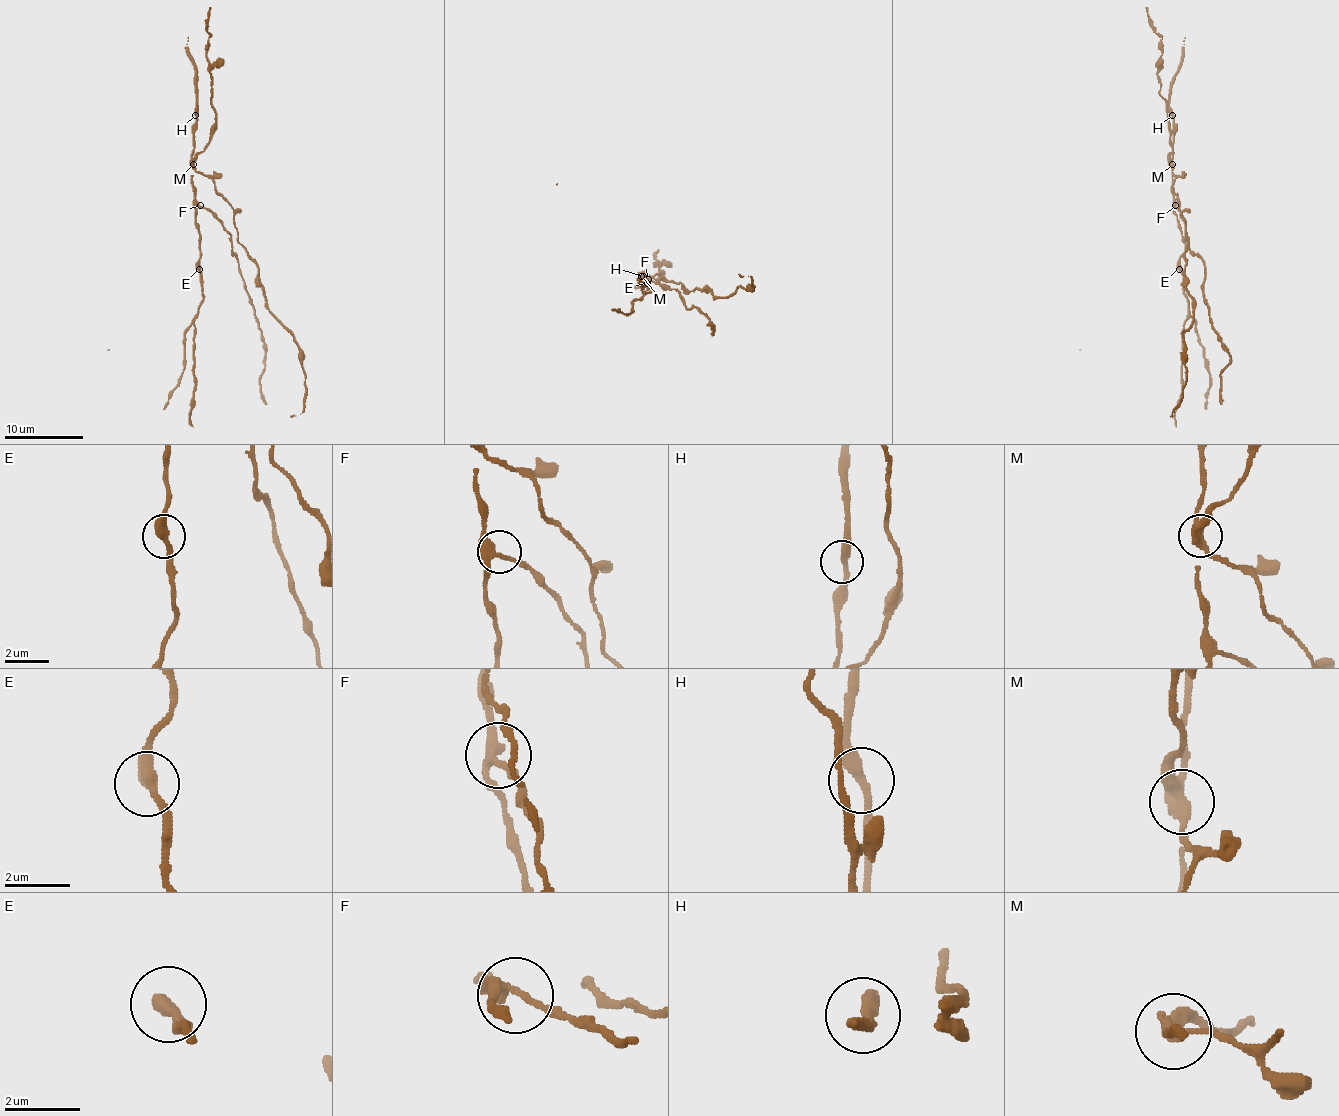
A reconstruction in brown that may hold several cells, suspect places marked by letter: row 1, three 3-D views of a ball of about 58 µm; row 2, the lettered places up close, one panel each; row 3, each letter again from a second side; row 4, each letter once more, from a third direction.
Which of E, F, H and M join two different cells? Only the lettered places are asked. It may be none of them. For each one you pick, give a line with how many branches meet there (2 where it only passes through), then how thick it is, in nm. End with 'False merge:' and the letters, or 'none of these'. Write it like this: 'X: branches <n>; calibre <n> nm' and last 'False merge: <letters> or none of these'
M: branches 3; calibre 320 nm
False merge: M

